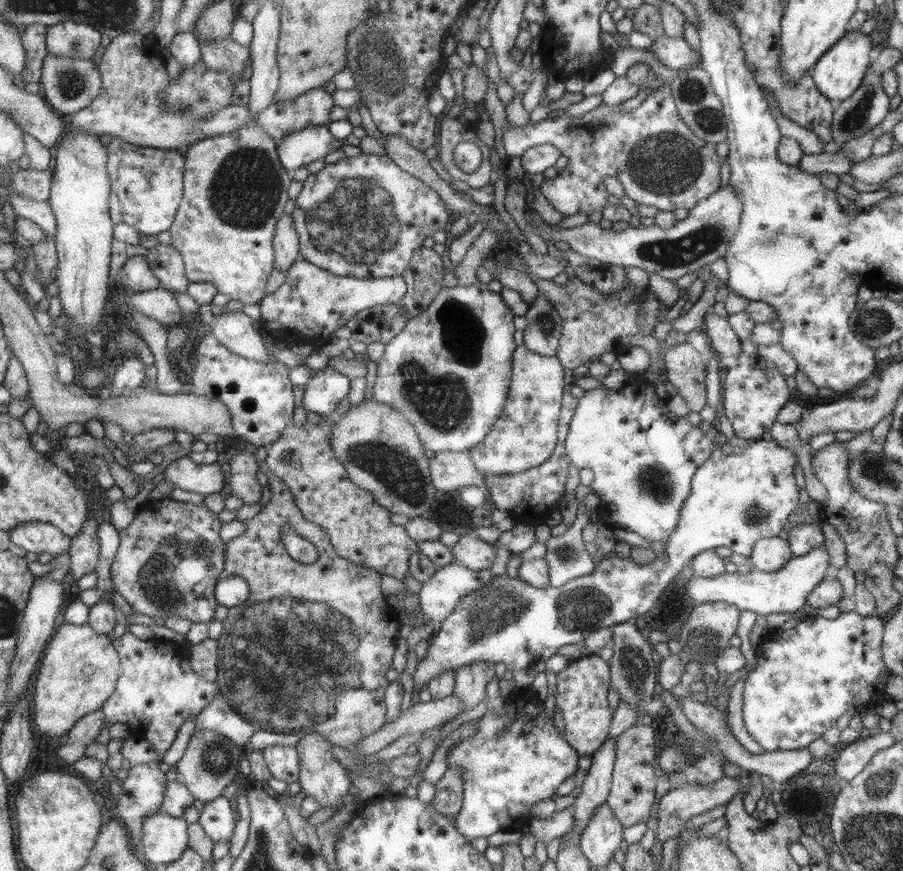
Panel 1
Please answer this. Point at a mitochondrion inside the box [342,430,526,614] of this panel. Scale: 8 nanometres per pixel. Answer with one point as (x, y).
(401, 475)

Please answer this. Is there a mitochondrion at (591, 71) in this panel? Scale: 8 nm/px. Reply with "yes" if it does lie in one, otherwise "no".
no

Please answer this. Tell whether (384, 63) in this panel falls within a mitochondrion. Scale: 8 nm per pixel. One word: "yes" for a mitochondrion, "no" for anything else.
yes

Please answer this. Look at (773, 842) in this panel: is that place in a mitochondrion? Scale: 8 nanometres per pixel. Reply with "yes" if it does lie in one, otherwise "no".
no

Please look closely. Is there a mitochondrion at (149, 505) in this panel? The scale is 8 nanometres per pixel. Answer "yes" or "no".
no

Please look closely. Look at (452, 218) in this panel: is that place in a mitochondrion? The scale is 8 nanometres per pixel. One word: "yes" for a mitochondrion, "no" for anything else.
no

